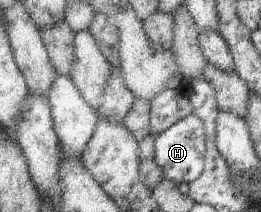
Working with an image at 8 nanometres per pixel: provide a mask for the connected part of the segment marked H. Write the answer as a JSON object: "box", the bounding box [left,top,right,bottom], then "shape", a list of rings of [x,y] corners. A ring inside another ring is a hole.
{"box":[155,113,205,186],"shape":[[[192,113],[155,138],[155,162],[158,164],[160,174],[163,178],[176,182],[178,186],[185,182],[190,184],[202,175],[205,155],[204,124]]]}

